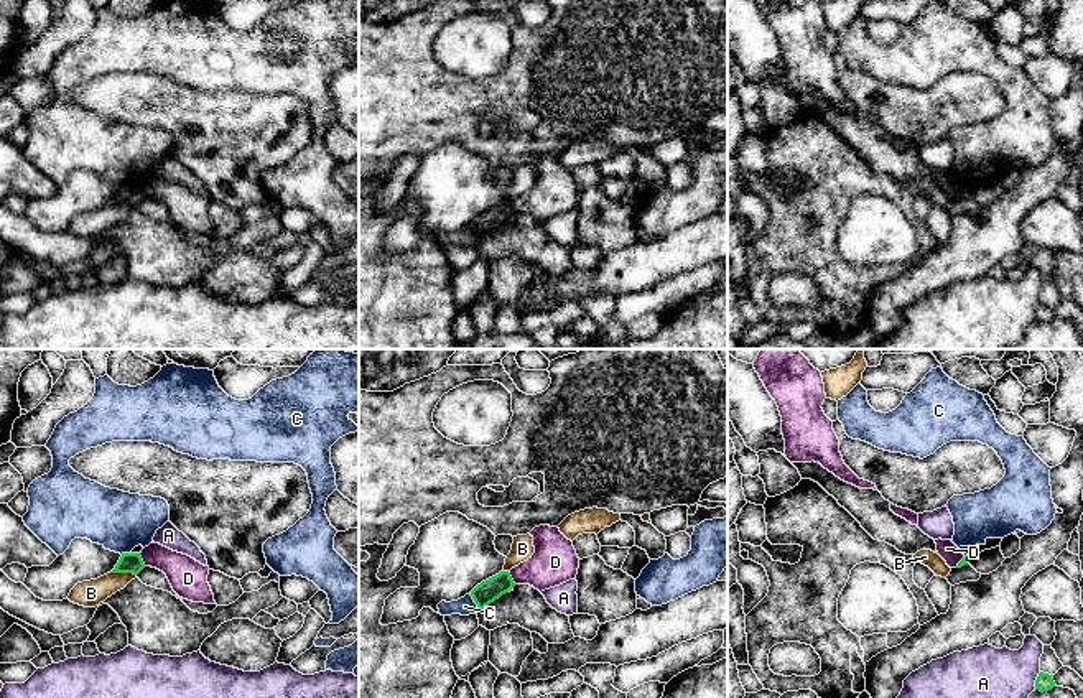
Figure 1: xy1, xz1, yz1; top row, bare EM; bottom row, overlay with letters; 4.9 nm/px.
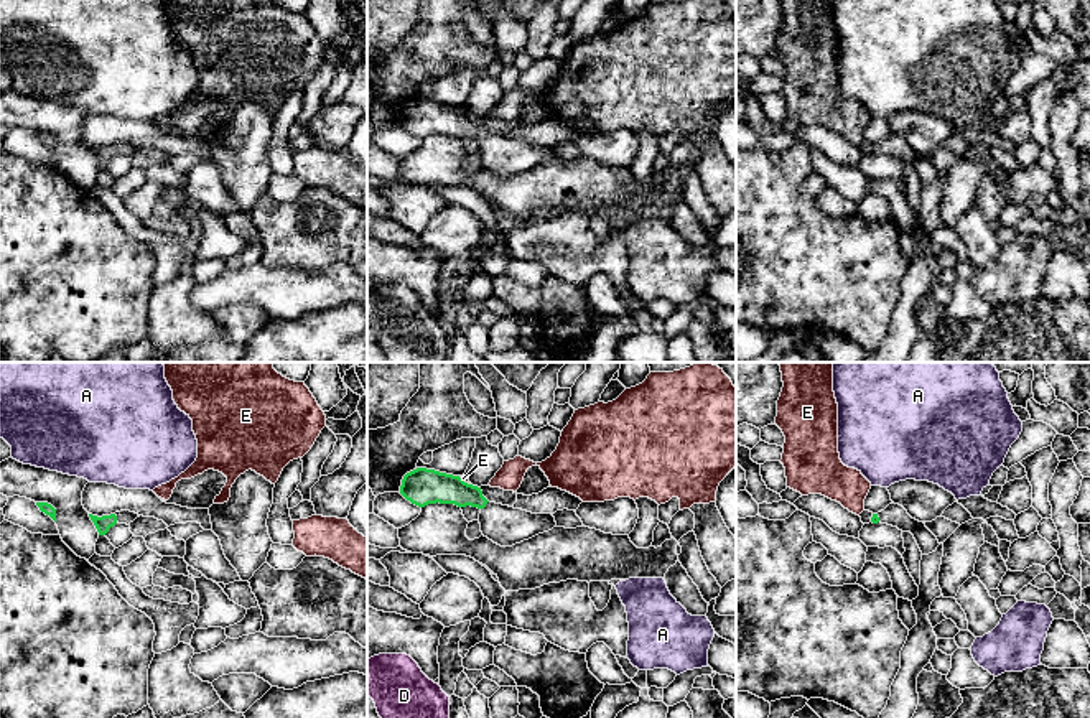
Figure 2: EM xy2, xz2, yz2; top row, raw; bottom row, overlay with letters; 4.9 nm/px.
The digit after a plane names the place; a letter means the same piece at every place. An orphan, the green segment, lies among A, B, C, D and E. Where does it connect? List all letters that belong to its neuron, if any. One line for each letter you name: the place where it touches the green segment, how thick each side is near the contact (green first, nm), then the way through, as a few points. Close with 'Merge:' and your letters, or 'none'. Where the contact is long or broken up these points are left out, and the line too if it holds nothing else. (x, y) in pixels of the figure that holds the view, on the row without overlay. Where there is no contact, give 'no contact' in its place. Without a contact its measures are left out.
Merge: none

